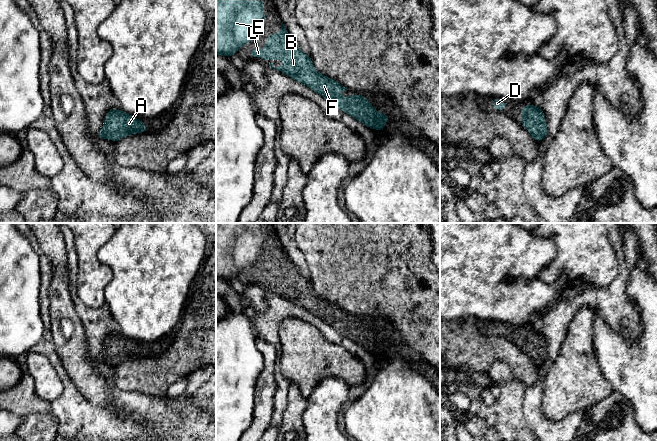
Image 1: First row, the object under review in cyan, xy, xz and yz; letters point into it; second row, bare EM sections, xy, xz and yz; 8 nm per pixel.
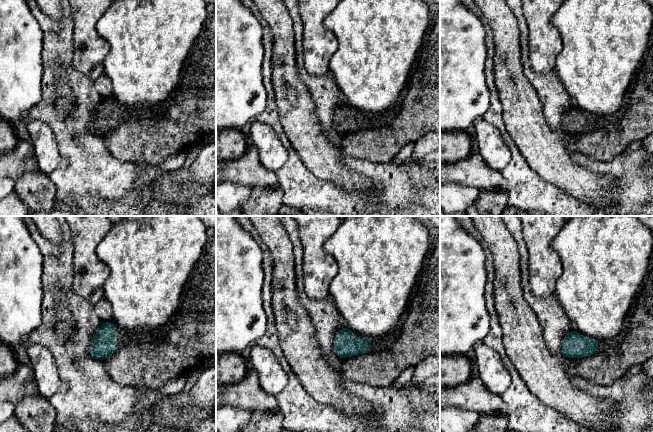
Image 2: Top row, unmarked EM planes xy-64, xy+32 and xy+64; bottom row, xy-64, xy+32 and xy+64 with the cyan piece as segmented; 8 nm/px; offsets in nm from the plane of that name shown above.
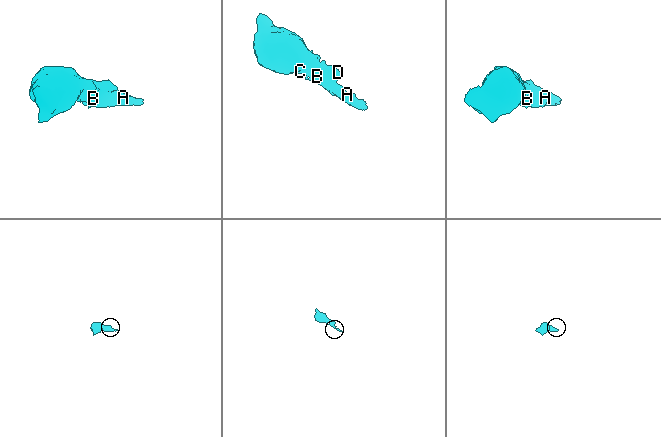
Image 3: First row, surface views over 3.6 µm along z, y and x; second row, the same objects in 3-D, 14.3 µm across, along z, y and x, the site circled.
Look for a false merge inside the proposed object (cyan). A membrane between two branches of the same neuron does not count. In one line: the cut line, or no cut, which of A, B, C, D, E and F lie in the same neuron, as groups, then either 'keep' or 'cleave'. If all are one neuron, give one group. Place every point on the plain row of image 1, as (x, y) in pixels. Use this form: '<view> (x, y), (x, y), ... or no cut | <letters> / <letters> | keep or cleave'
no cut | A B C D E F | keep

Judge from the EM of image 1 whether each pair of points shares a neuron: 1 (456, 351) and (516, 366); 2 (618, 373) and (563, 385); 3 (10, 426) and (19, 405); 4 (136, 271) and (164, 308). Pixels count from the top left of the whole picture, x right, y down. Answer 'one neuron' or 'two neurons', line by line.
1: one neuron
2: two neurons
3: two neurons
4: one neuron

